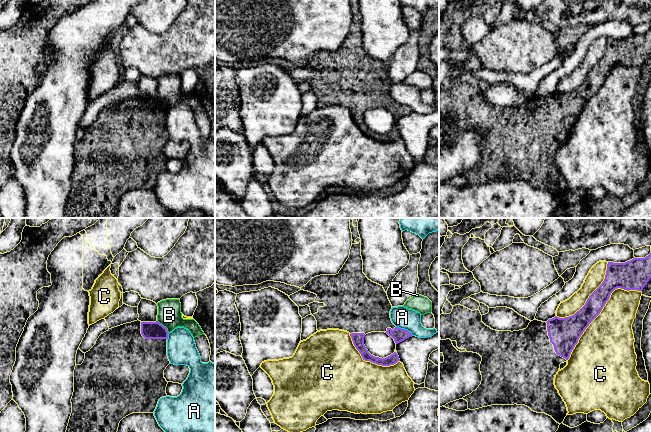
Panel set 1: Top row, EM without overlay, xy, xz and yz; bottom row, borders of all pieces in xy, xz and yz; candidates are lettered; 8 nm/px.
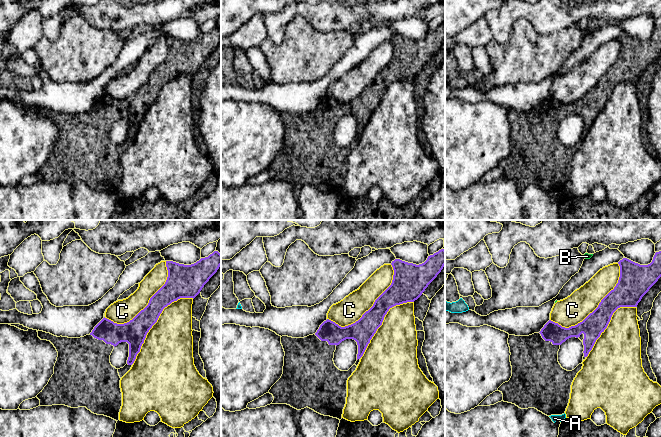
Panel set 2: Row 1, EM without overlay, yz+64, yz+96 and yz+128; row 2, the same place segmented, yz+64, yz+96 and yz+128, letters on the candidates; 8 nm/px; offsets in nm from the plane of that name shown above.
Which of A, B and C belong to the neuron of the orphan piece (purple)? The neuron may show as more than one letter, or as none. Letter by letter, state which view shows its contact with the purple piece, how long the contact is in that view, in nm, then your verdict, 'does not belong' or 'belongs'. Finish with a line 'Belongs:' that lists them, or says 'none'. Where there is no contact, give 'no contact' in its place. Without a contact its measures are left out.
A: meets purple in xz; contact 150 nm long; does not belong
B: meets purple in xy; contact 140 nm long; does not belong
C: meets purple in yz; contact 800 nm long; does not belong
Belongs: none

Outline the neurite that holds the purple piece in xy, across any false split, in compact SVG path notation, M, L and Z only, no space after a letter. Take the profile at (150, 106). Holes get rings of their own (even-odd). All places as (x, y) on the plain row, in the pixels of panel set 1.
M139 96L109 105L99 112L95 121L85 129L81 141L74 146L72 189L64 218L114 218L120 197L132 189L154 189L158 177L166 173L168 158L164 146L170 140L167 132L167 104L156 98Z

